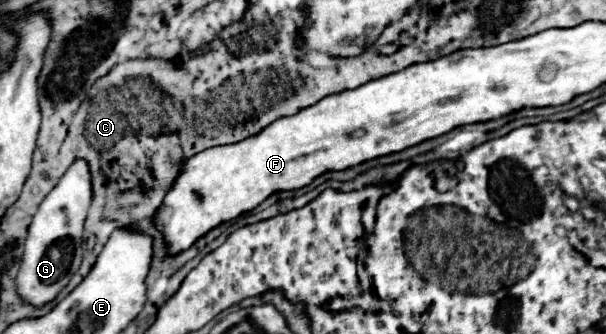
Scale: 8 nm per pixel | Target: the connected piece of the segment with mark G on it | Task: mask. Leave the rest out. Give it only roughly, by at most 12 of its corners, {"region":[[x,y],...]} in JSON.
{"region":[[76,158],[42,200],[18,292],[56,298],[82,264],[90,164]]}

